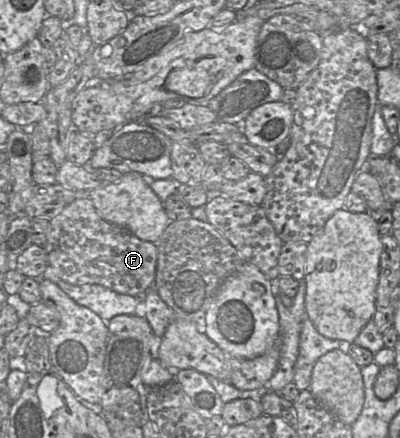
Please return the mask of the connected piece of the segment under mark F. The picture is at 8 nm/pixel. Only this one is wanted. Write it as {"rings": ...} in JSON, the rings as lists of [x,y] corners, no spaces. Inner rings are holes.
{"rings":[[[78,198],[49,220],[44,246],[49,265],[56,276],[72,285],[99,284],[115,292],[142,297],[154,285],[157,263],[156,244],[136,237],[130,231],[102,219],[89,198]]]}

